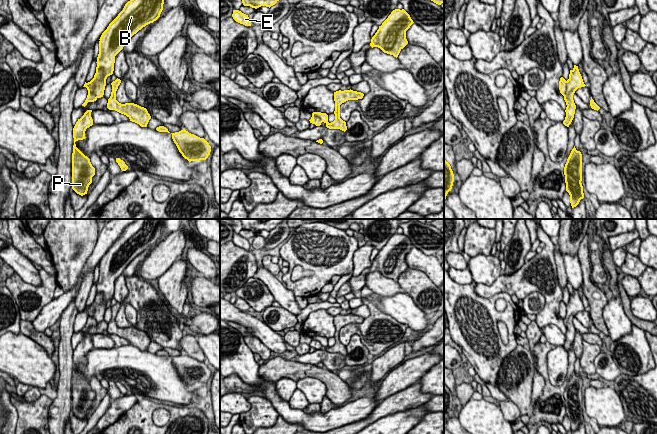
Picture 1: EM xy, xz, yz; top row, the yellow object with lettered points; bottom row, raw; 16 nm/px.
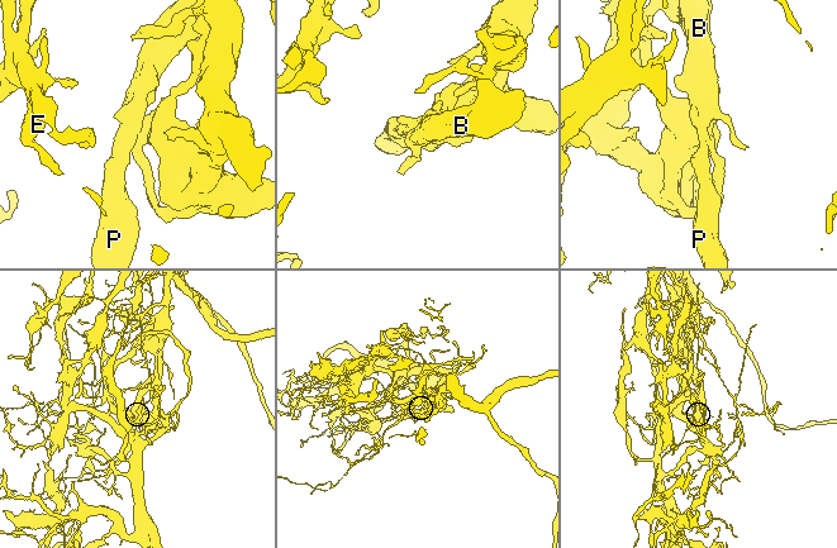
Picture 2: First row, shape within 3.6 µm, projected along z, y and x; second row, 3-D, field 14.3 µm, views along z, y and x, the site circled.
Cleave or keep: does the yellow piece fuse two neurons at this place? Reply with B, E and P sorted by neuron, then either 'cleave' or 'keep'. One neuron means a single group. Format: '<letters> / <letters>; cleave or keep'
B P / E; cleave

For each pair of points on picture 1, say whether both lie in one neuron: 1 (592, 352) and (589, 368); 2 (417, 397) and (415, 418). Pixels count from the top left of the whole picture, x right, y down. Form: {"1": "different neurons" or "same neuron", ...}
{"1": "same neuron", "2": "different neurons"}

